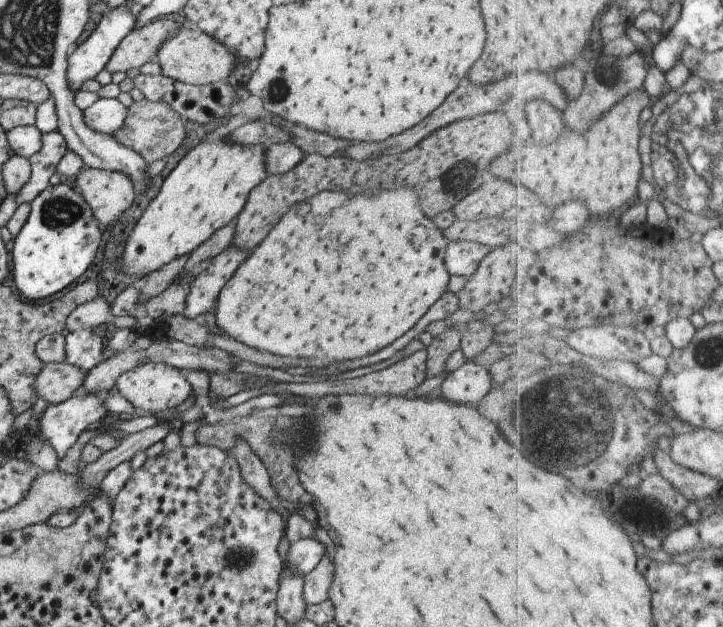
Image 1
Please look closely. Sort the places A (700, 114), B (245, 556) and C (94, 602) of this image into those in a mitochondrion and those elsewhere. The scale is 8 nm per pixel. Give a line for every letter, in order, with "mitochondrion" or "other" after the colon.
A: mitochondrion
B: mitochondrion
C: other

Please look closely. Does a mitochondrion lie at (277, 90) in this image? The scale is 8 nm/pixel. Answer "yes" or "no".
yes

